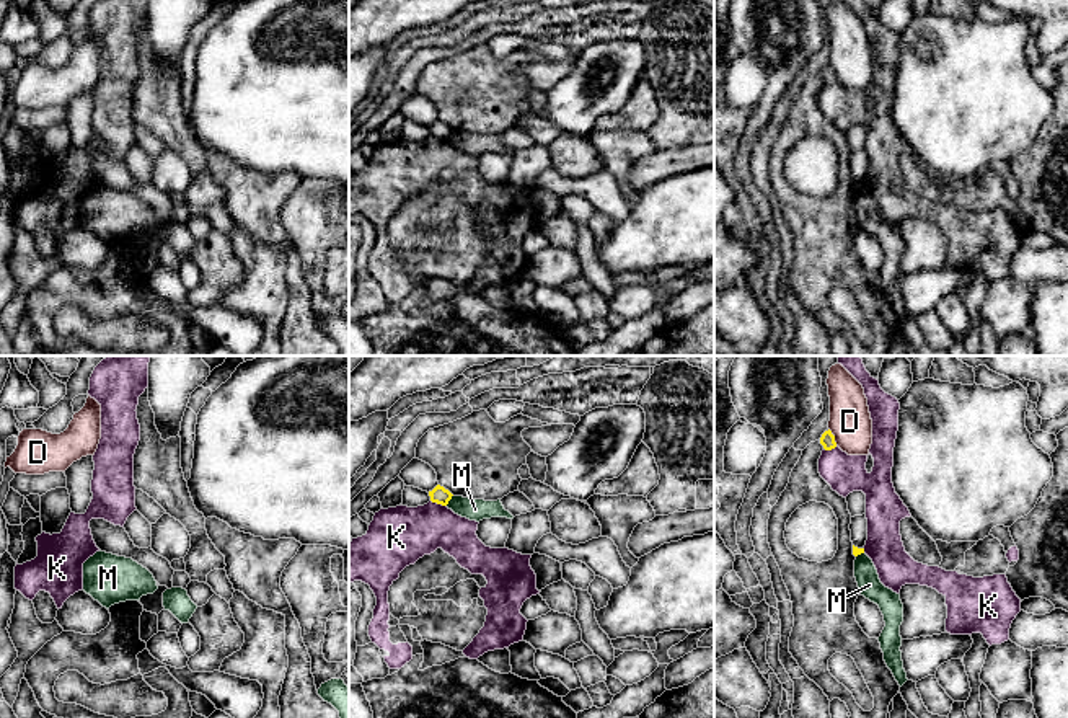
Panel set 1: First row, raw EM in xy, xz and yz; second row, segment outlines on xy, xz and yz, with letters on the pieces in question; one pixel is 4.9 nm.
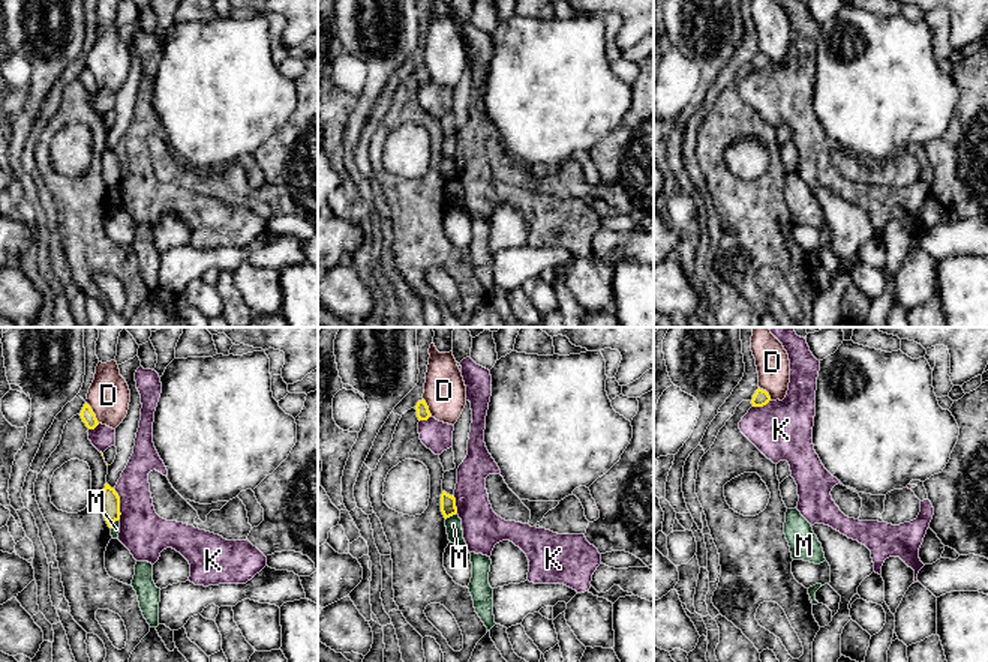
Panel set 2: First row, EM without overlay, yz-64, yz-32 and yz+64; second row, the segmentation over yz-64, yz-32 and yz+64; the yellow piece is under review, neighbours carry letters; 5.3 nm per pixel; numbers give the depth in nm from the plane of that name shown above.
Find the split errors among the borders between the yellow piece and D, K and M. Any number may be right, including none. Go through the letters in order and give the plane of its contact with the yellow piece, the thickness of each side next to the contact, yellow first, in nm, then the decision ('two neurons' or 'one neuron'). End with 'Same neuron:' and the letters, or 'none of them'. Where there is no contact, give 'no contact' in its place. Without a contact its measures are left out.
D: yz | 70/200 nm | two neurons
K: xz | 90/300 nm | two neurons
M: xz | 90/110 nm | two neurons
Same neuron: none of them

